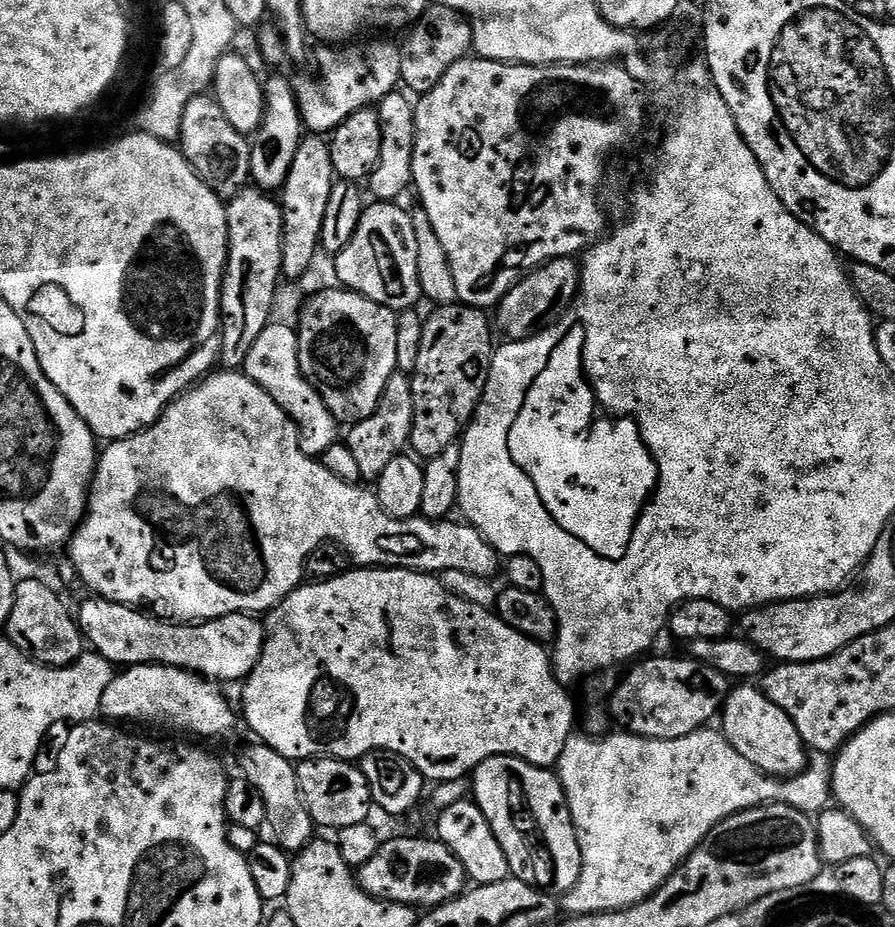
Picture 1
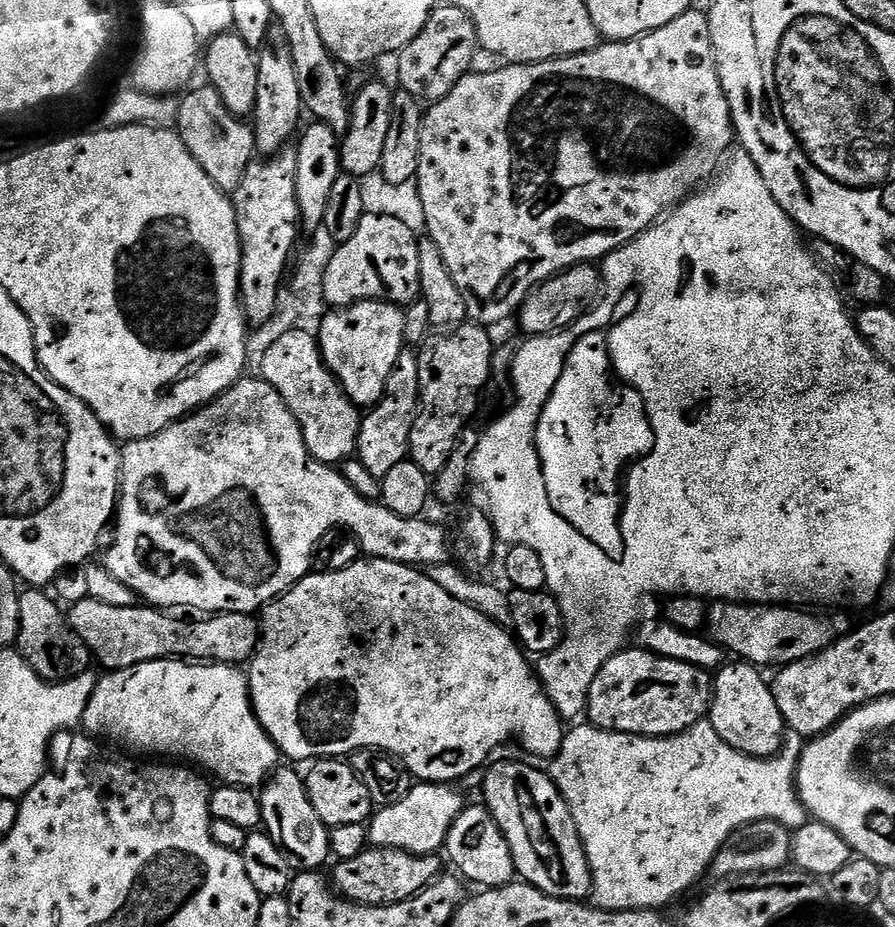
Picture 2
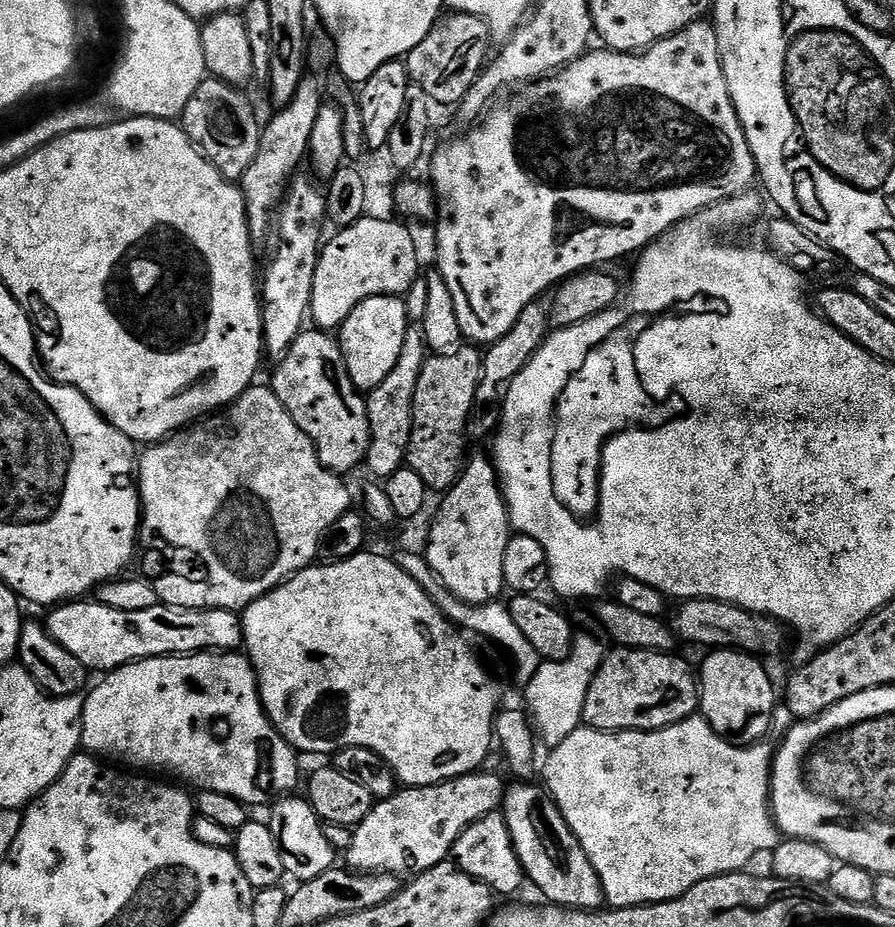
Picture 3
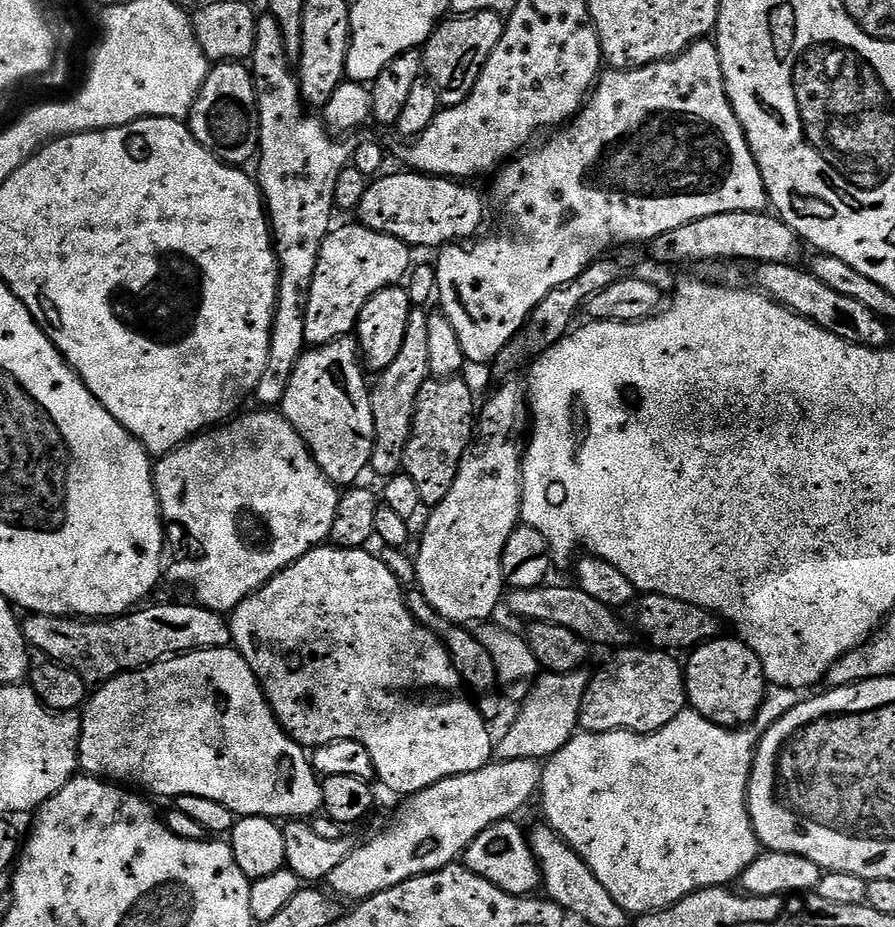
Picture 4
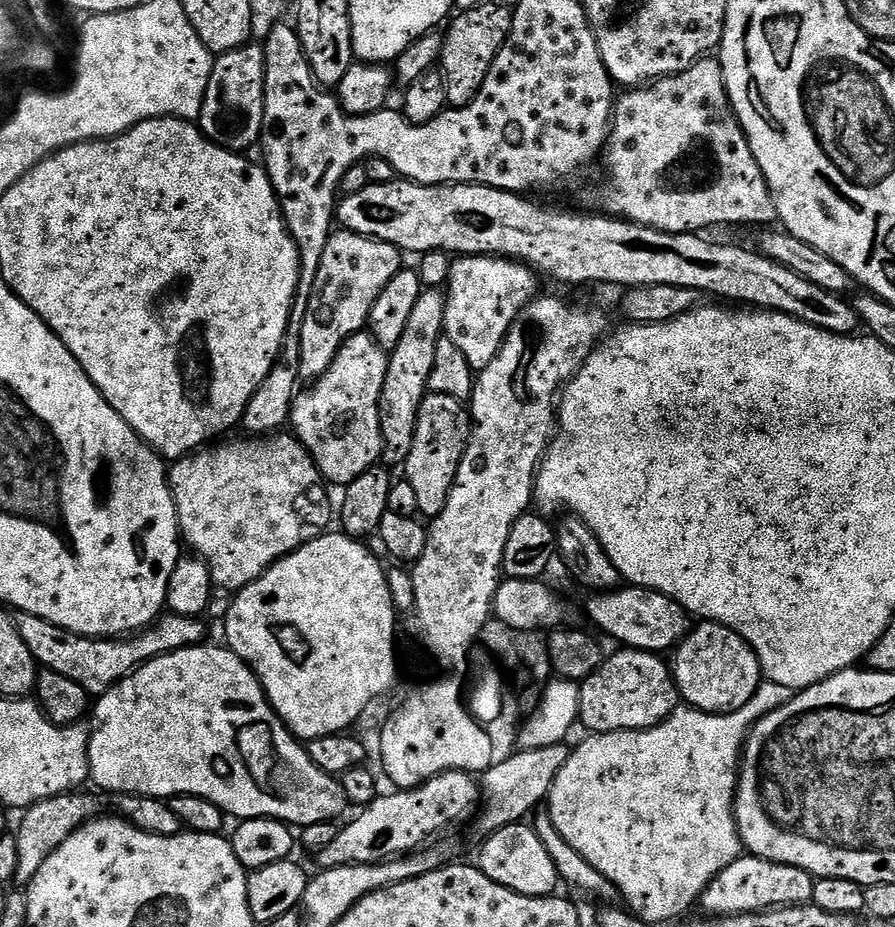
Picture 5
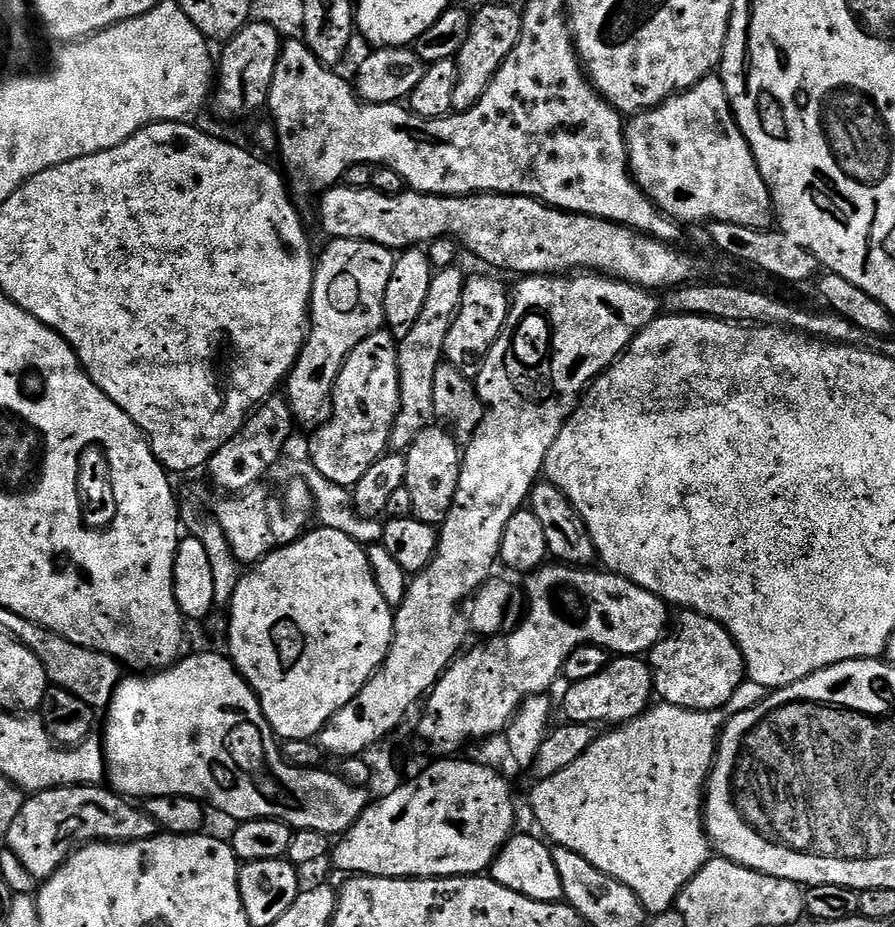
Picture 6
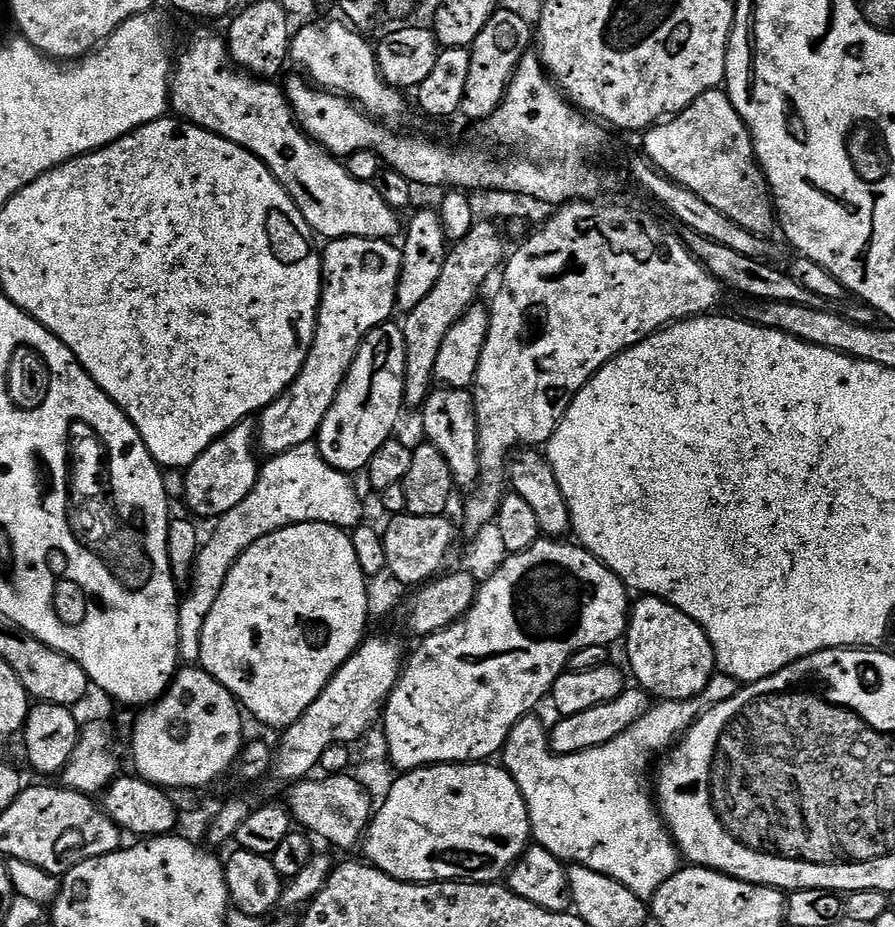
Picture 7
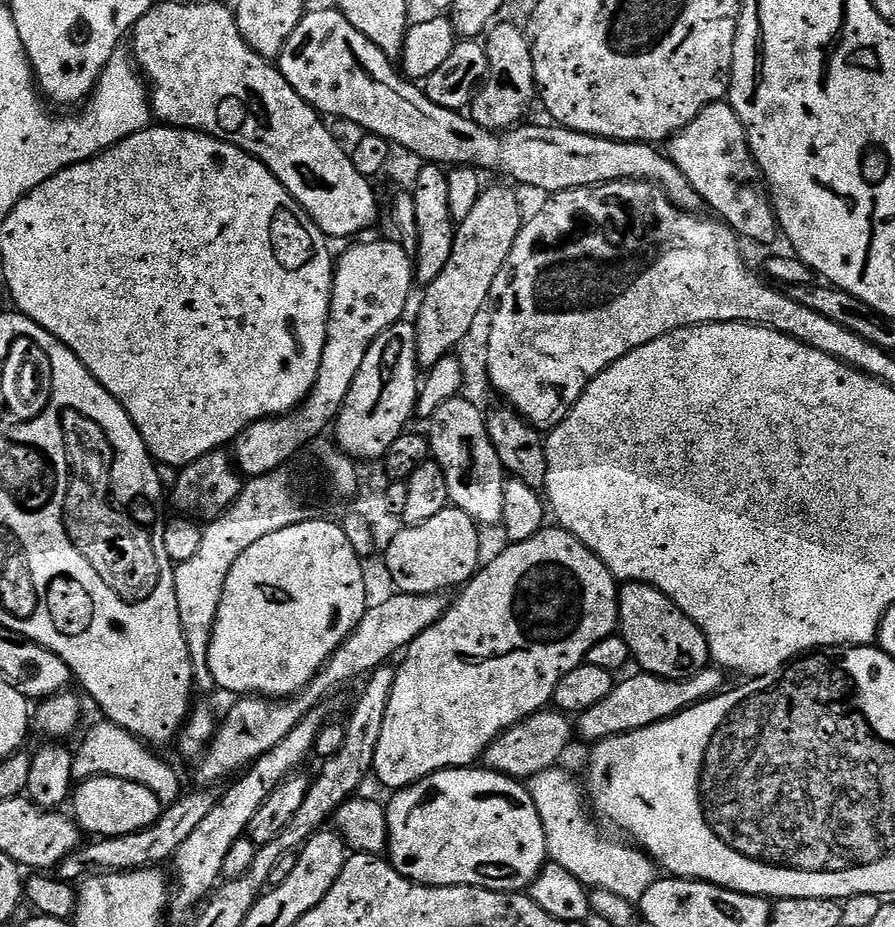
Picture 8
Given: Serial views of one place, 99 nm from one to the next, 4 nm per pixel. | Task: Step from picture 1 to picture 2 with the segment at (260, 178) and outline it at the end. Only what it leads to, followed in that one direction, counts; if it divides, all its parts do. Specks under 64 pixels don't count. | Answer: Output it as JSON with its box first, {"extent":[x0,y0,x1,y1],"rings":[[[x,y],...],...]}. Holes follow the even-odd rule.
{"extent":[250,23,305,157],"rings":[[[273,23],[264,45],[258,49],[258,98],[250,117],[250,127],[256,135],[256,152],[261,157],[277,156],[297,135],[301,127],[300,115],[305,115],[302,94],[299,93],[298,79],[294,70],[294,54],[286,38],[286,30],[280,24]]]}

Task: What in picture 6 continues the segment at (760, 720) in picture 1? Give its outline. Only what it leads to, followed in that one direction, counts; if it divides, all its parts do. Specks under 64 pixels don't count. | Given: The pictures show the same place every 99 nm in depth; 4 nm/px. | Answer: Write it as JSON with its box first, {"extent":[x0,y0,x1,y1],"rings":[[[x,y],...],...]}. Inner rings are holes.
{"extent":[650,610,746,712],"rings":[[[691,610],[681,616],[684,616],[680,620],[681,628],[665,635],[650,653],[655,695],[665,704],[686,710],[714,712],[723,709],[746,679],[744,655],[735,638],[716,620]]]}

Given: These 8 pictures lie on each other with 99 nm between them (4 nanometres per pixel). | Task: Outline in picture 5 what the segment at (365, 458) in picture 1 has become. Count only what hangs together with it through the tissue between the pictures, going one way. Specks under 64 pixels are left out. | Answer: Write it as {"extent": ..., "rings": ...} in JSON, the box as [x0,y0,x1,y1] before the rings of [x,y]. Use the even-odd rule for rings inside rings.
{"extent":[380,288,447,466],"rings":[[[424,288],[414,310],[406,322],[406,331],[398,346],[388,352],[388,369],[386,382],[382,386],[380,399],[380,425],[384,443],[383,463],[388,466],[402,466],[414,446],[414,430],[418,414],[425,396],[428,395],[430,370],[434,370],[434,353],[438,342],[444,336],[444,319],[446,318],[447,295],[438,288]]]}

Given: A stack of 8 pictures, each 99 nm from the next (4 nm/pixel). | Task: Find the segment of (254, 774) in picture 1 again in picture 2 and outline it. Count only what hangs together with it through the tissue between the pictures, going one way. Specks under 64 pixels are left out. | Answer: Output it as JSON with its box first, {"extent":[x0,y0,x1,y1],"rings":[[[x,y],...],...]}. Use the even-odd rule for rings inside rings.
{"extent":[259,767,330,873],"rings":[[[277,767],[259,793],[264,819],[262,828],[272,839],[274,846],[282,850],[282,858],[286,858],[293,873],[314,872],[323,869],[324,863],[325,865],[329,863],[328,833],[330,829],[318,818],[317,811],[311,805],[305,777],[292,768],[284,767]]]}

